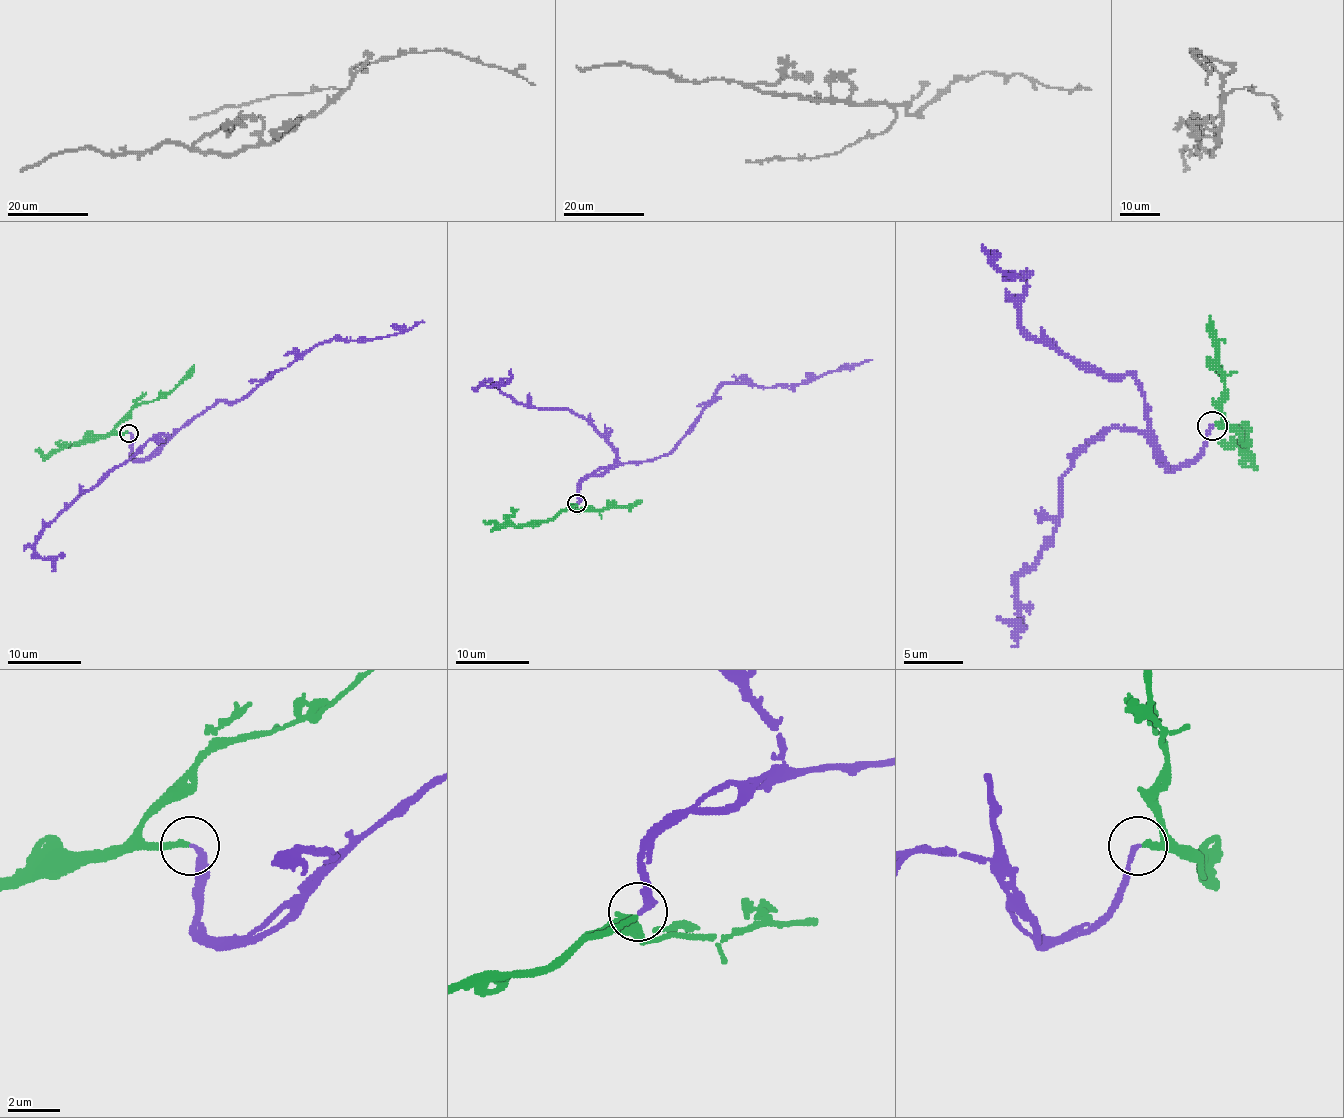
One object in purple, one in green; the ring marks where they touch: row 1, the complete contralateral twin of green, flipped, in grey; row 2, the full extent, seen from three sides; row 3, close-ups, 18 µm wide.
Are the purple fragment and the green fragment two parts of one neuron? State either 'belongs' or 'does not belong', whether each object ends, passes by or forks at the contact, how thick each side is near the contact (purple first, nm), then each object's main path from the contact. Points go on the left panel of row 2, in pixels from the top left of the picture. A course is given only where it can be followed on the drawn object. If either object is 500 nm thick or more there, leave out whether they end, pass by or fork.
belongs; purple ends; green ends; calibres 200 and 190 nm; course purple (129, 433), (131, 455), (151, 458), (194, 420), (243, 399), (315, 346), (424, 322); course green (129, 433), (116, 433), (114, 427), (140, 403), (166, 396), (194, 364)

